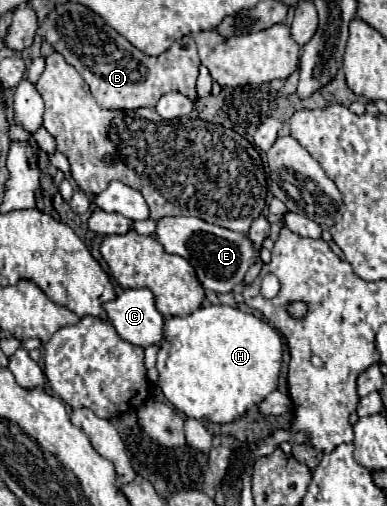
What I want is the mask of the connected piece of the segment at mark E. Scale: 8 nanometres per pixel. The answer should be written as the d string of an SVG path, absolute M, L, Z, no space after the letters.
M179 215L179 217L159 219L155 239L165 247L167 253L181 255L183 259L187 259L195 267L201 285L217 293L233 291L235 285L243 283L247 269L253 263L261 261L259 249L247 235L205 223L203 219L197 219L197 217Z

